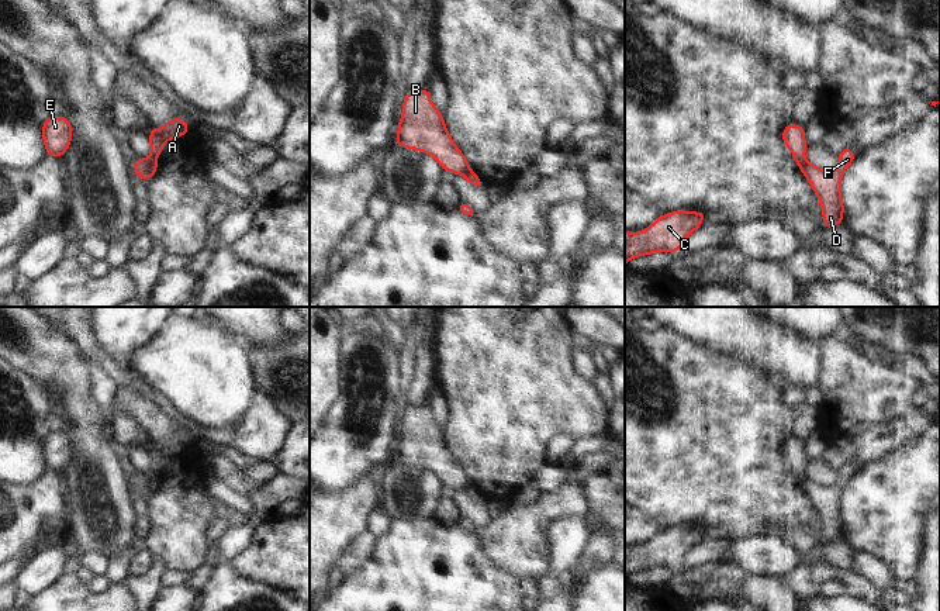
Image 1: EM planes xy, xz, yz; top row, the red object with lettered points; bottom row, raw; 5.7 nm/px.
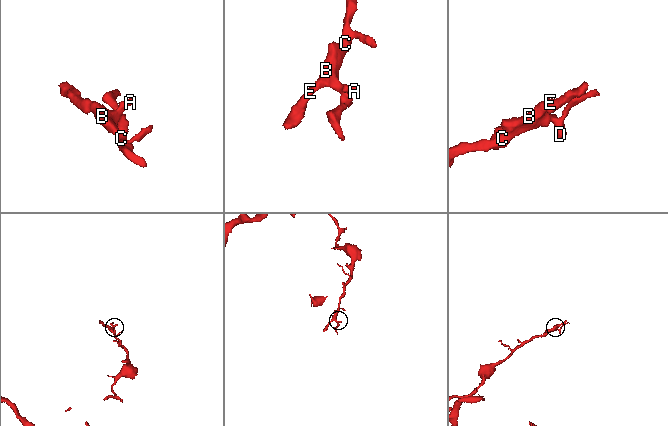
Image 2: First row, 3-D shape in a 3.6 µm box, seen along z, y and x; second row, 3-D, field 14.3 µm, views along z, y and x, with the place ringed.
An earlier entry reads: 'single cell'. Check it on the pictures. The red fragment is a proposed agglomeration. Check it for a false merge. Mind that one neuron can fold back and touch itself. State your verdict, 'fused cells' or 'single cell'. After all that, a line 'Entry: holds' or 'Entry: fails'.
fused cells
Entry: fails

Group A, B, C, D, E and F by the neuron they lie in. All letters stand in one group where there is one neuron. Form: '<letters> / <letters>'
A B C E / D F

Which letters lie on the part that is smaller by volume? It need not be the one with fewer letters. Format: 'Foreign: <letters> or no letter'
Foreign: D, F

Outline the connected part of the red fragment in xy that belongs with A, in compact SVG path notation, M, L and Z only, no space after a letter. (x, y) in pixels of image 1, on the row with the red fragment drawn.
M179 117L169 120L163 128L152 128L149 134L151 155L146 159L135 159L134 172L146 182L149 179L149 168L156 163L163 145L176 137L187 134L189 130L190 127Z

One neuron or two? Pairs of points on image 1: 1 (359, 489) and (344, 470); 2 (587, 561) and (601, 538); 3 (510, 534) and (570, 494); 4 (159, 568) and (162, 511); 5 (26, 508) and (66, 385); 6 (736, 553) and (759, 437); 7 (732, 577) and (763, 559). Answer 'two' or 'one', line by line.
1: two
2: one
3: one
4: two
5: two
6: two
7: two

